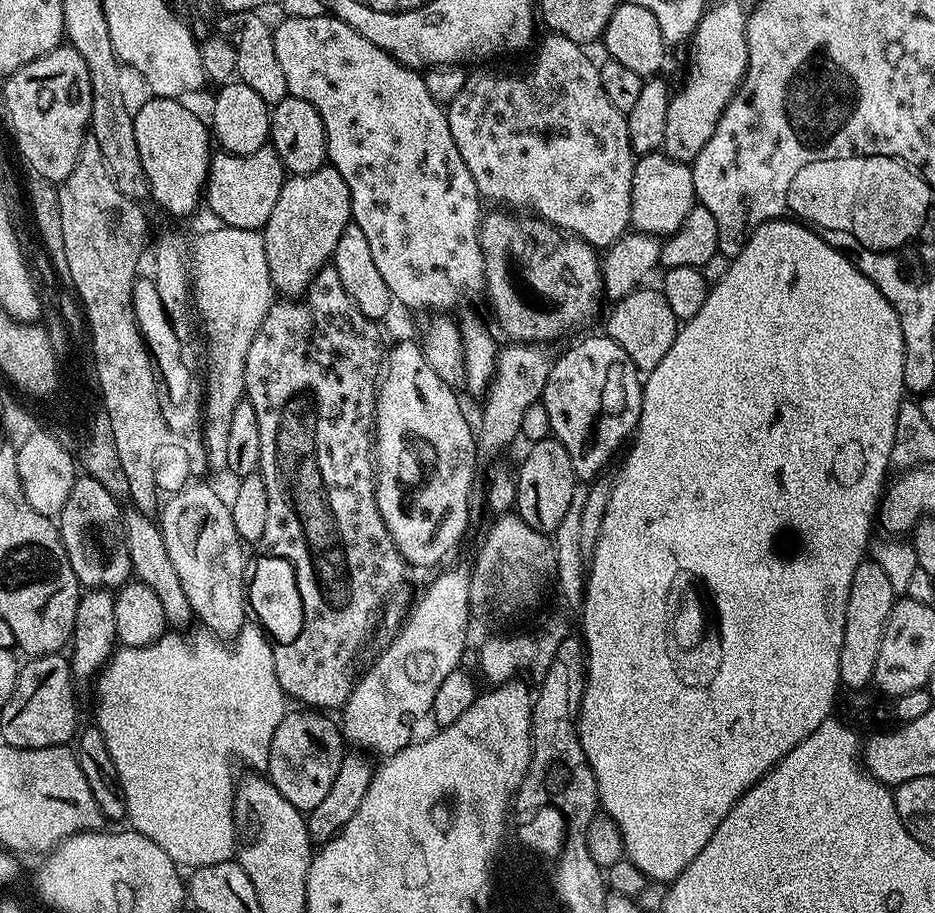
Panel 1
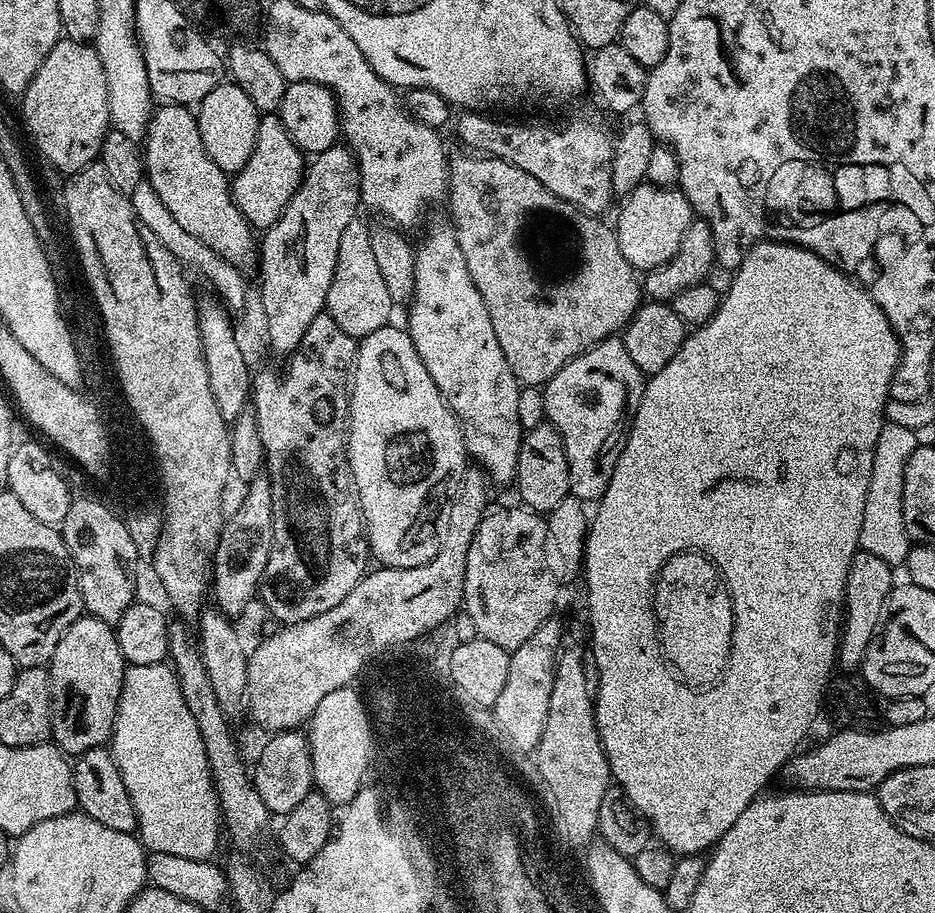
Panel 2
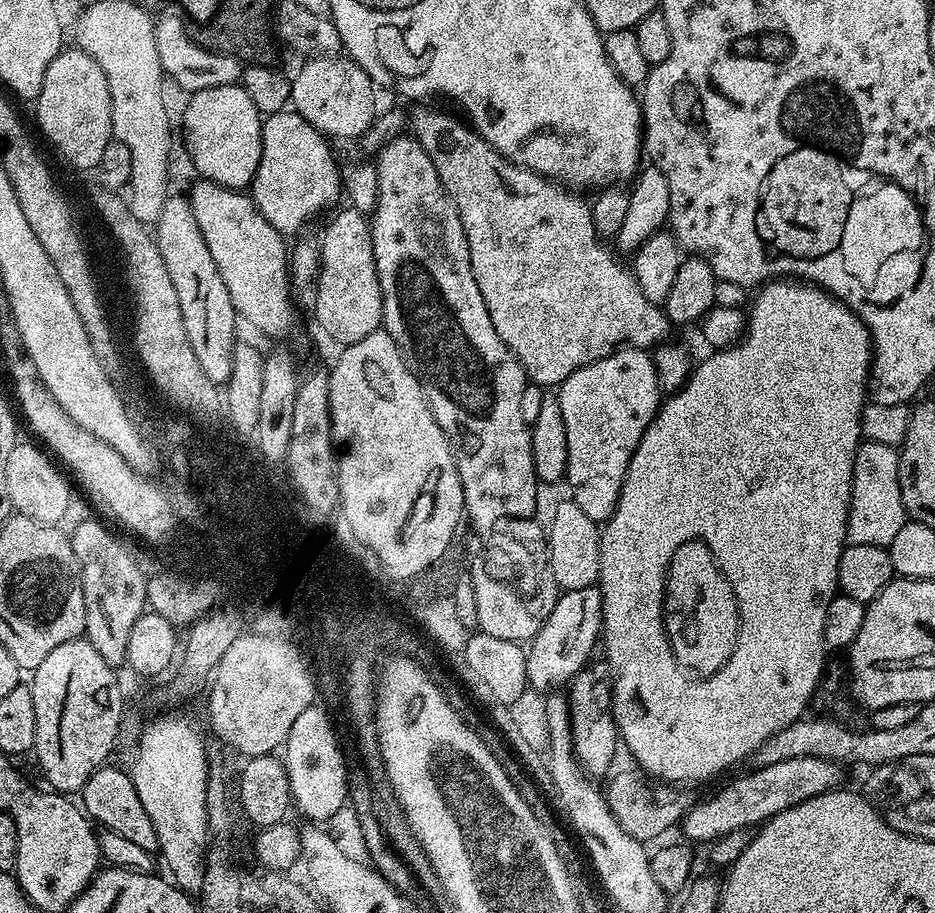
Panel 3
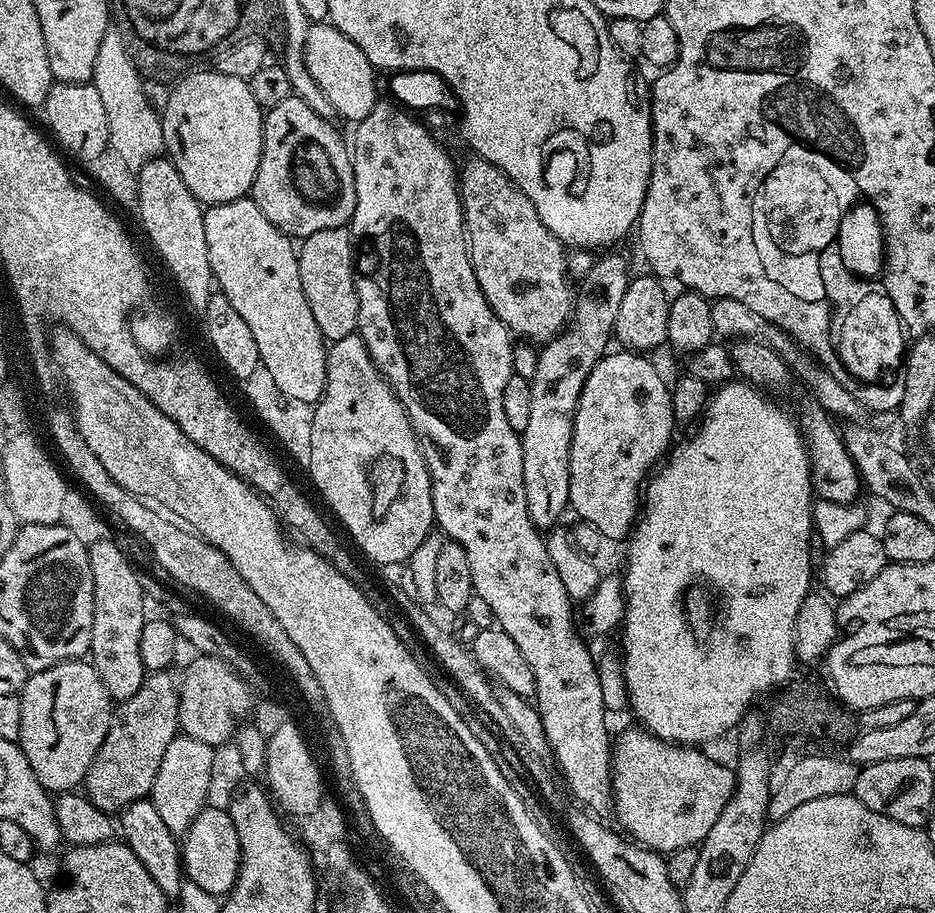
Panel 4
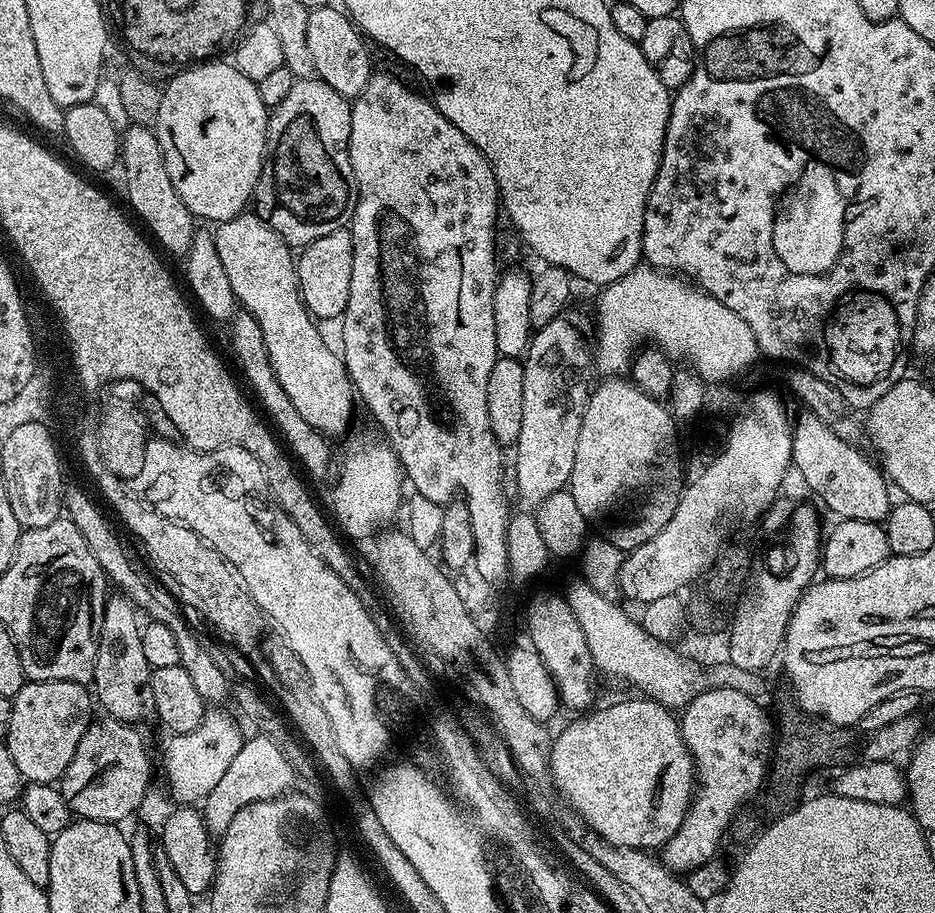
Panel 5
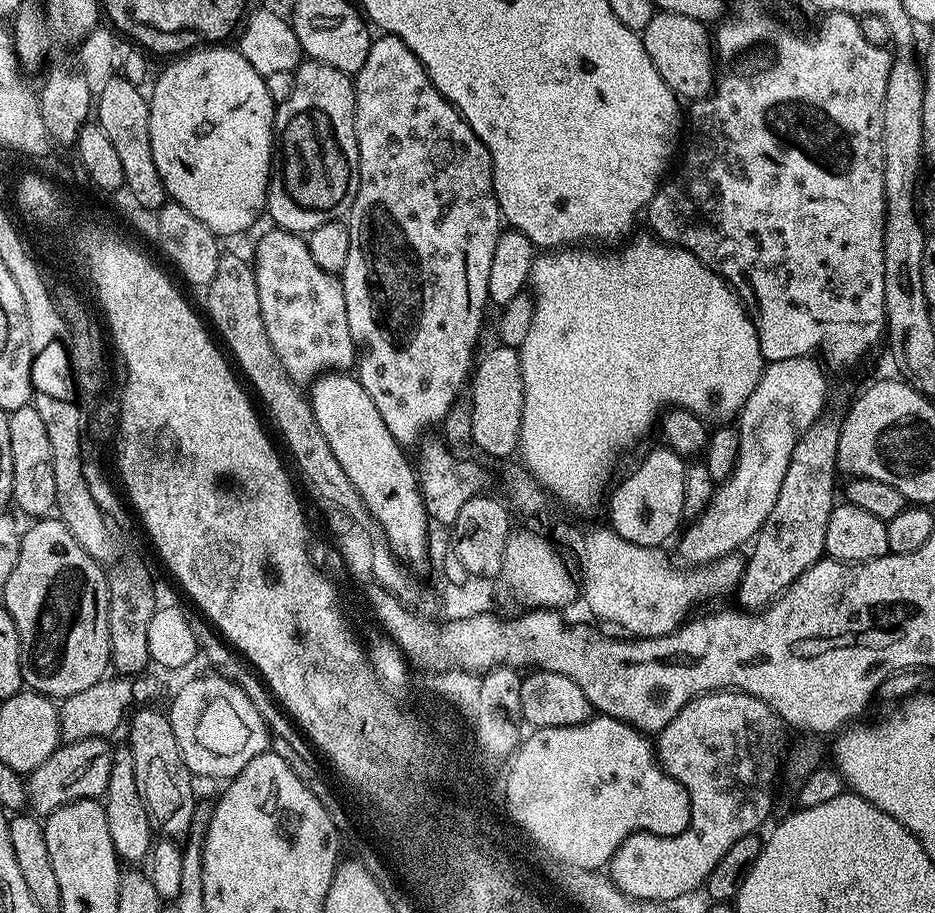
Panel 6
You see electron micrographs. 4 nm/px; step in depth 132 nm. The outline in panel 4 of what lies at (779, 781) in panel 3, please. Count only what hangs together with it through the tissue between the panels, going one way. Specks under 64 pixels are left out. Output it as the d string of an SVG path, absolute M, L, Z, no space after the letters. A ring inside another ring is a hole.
M640 726L626 729L615 741L612 804L616 816L635 843L653 852L667 854L704 843L735 786L735 771L723 768L699 747L669 744Z

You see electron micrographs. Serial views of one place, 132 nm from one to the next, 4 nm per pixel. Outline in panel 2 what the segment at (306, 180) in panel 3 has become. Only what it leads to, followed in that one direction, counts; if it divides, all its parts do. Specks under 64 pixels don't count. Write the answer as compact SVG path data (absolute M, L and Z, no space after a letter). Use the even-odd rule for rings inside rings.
M261 115L254 154L250 154L244 169L230 180L234 202L253 229L267 230L283 214L290 198L298 190L305 171L305 153L292 141L290 134L286 134L286 126L282 126L279 115Z

